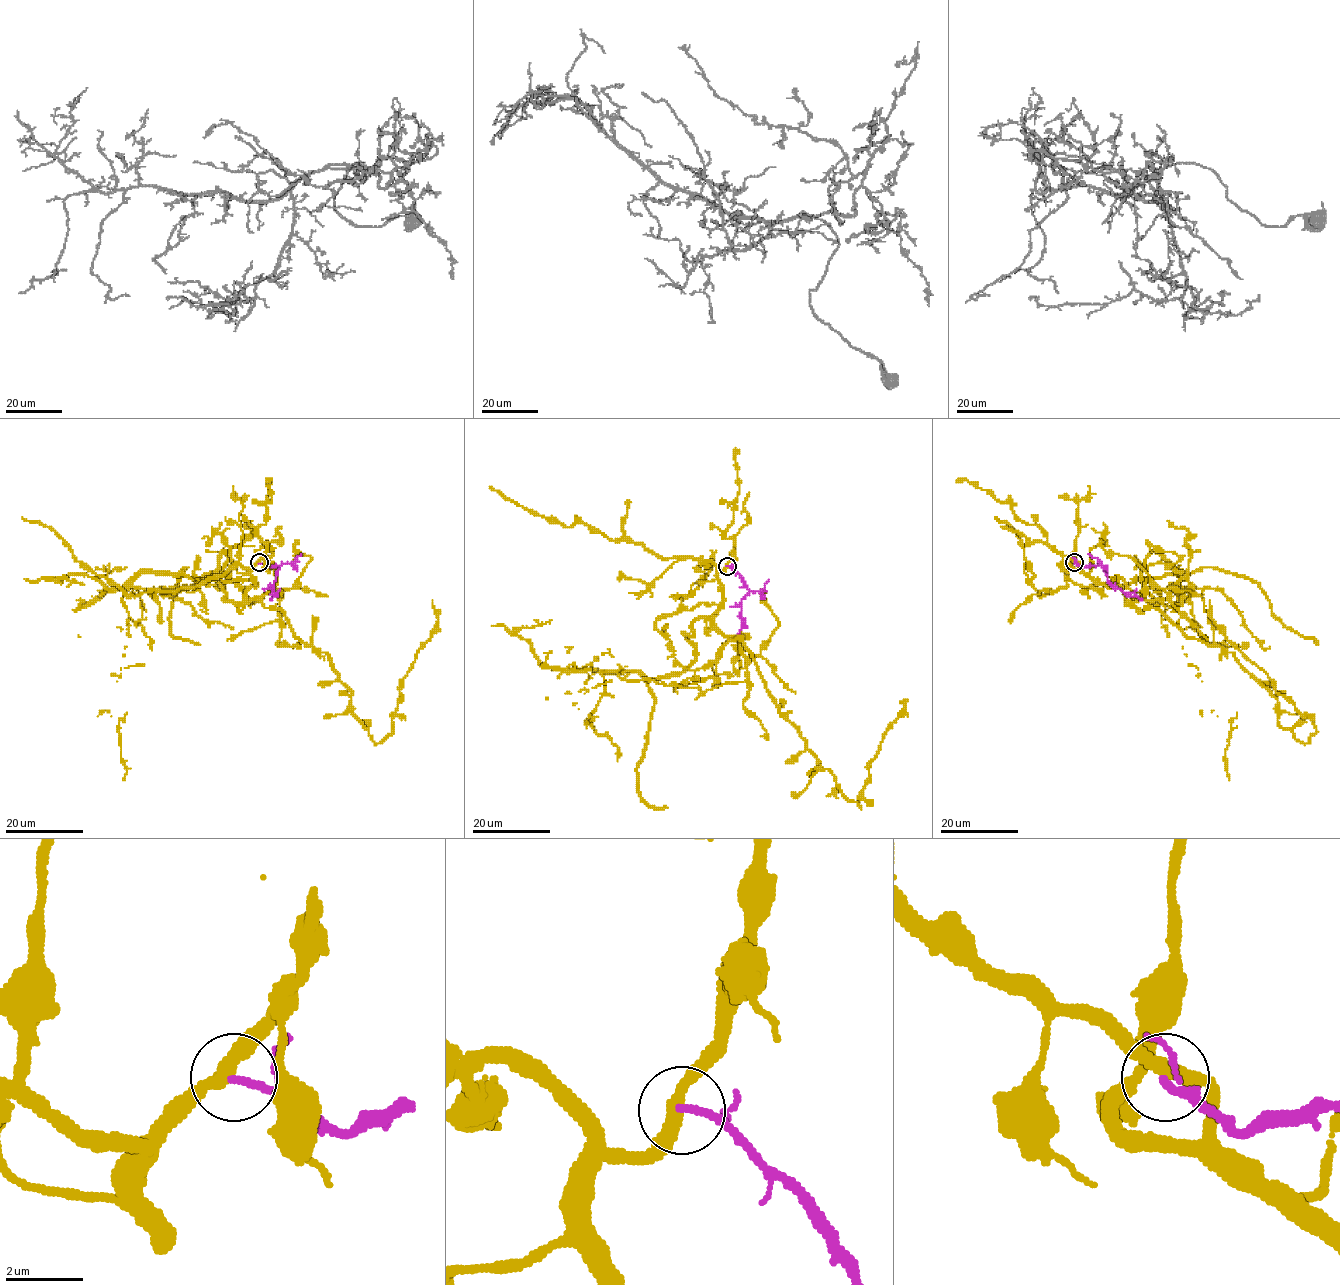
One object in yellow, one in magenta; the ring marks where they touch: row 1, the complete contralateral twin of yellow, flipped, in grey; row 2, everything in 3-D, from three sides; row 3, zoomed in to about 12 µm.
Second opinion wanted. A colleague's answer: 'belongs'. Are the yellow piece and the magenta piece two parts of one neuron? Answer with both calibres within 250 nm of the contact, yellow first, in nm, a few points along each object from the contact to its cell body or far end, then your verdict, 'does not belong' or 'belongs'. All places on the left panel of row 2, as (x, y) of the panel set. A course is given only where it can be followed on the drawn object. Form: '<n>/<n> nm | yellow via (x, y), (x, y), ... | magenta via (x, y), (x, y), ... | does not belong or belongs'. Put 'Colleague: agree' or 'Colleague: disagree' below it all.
360/200 nm | yellow via (260, 562), (247, 601), (279, 608), (295, 637), (324, 652), (376, 744), (432, 635), (433, 599) | magenta via (260, 562), (270, 568), (281, 565), (273, 586), (274, 596), (270, 599) | does not belong
Colleague: disagree

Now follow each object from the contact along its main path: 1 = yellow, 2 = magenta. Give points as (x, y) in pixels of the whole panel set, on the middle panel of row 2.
1: (727, 566), (717, 576), (714, 626), (751, 654), (817, 768), (860, 808), (866, 767), (900, 701)
2: (727, 566), (738, 574), (748, 592), (741, 604), (742, 629), (738, 634)

